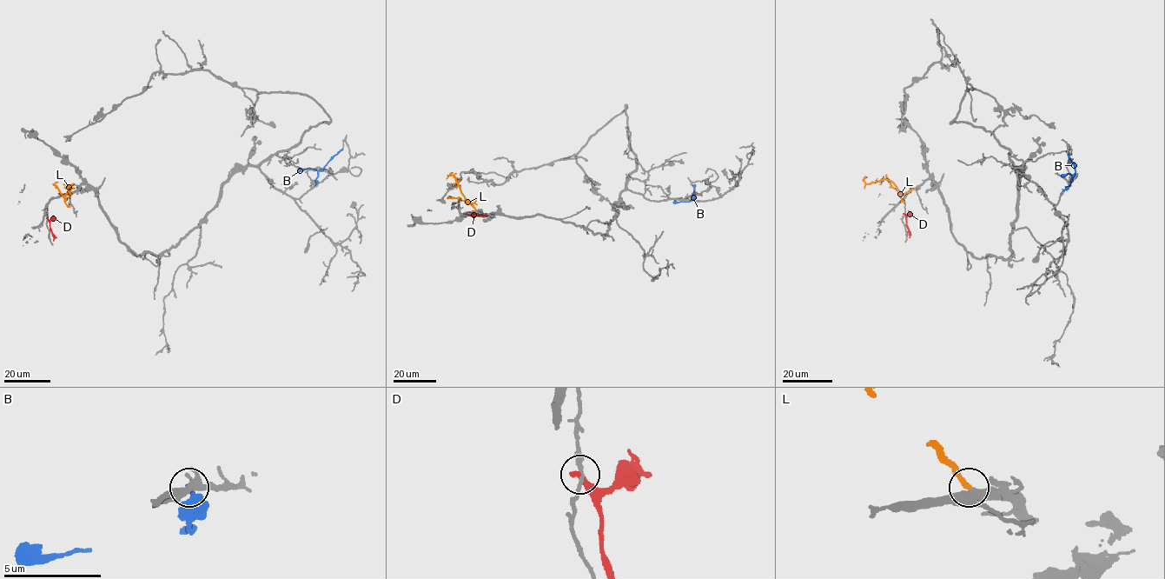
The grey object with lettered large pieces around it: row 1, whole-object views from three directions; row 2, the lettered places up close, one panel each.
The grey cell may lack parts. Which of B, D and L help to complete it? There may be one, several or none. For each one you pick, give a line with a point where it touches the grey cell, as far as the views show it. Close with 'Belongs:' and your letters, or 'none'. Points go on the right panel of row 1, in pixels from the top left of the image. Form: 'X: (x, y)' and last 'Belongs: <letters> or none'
L: (916, 188)
Belongs: L

